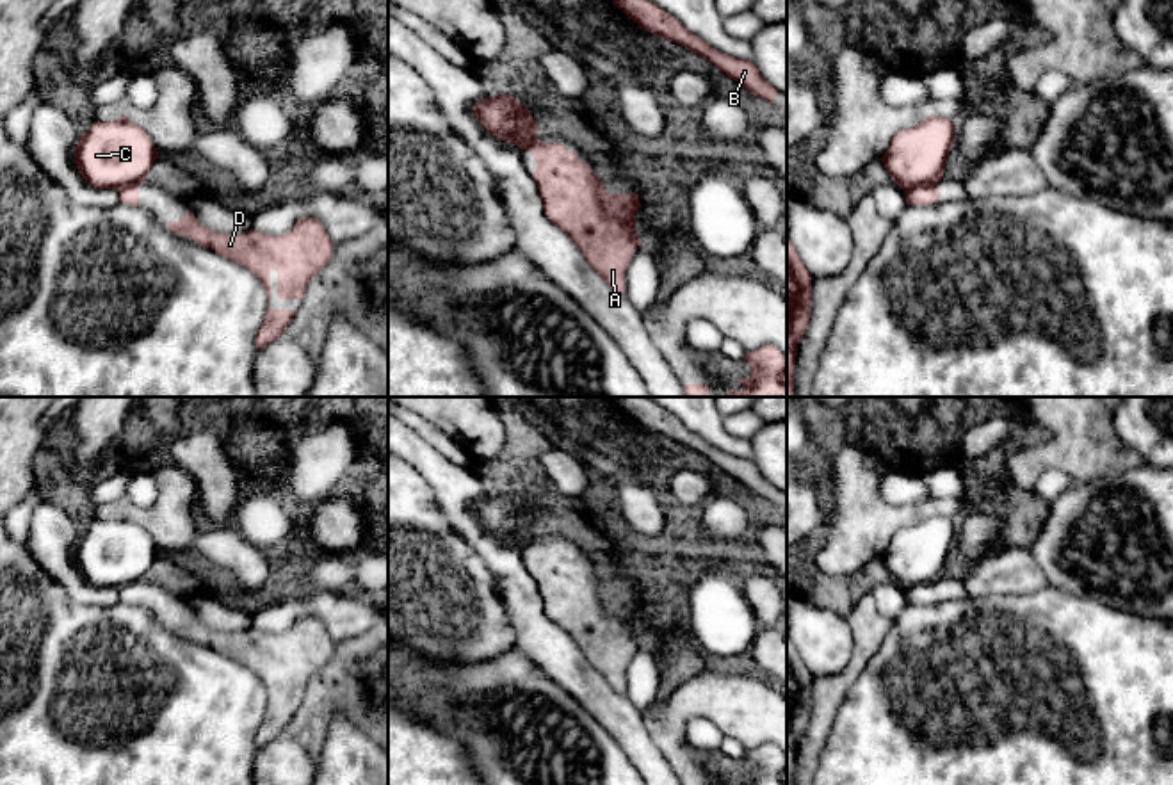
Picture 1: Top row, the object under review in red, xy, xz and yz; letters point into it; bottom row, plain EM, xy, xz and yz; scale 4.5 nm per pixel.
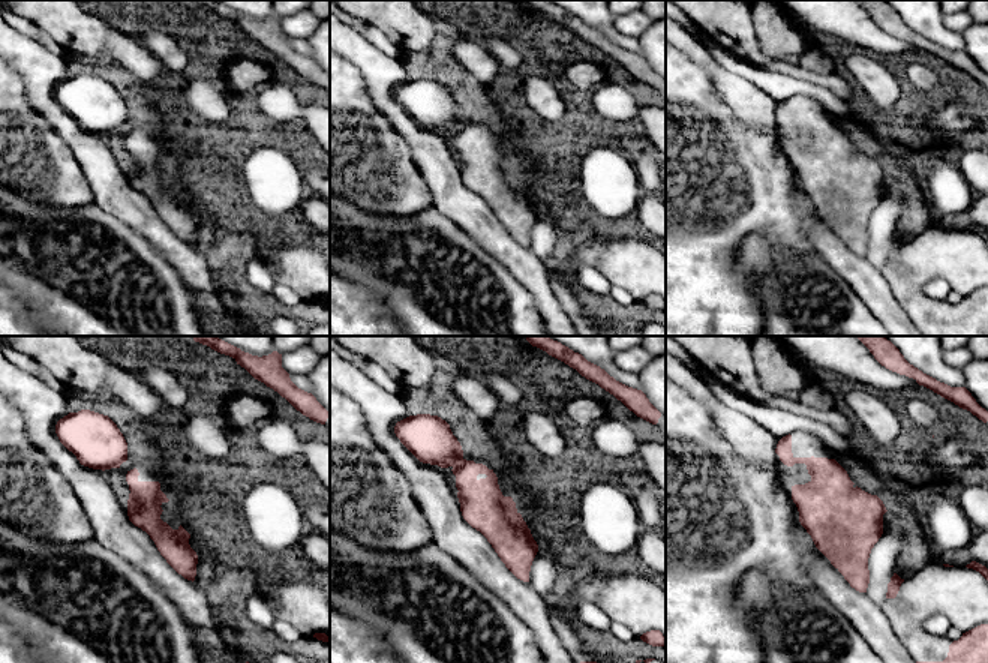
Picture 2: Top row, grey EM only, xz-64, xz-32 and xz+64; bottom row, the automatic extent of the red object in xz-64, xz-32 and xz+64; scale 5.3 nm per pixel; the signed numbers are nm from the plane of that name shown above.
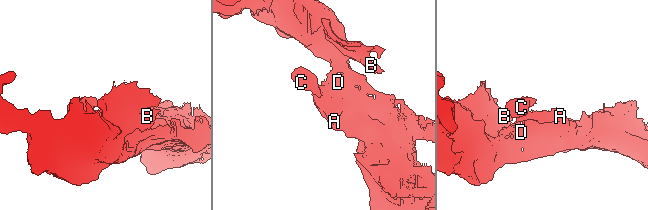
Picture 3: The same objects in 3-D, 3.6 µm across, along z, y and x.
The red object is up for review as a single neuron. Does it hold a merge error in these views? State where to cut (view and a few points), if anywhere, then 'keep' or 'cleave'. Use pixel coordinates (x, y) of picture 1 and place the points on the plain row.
cut in yz along (937, 581), (914, 584), (905, 590); cleave

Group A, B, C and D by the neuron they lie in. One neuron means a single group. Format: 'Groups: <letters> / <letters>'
Groups: A B D / C

